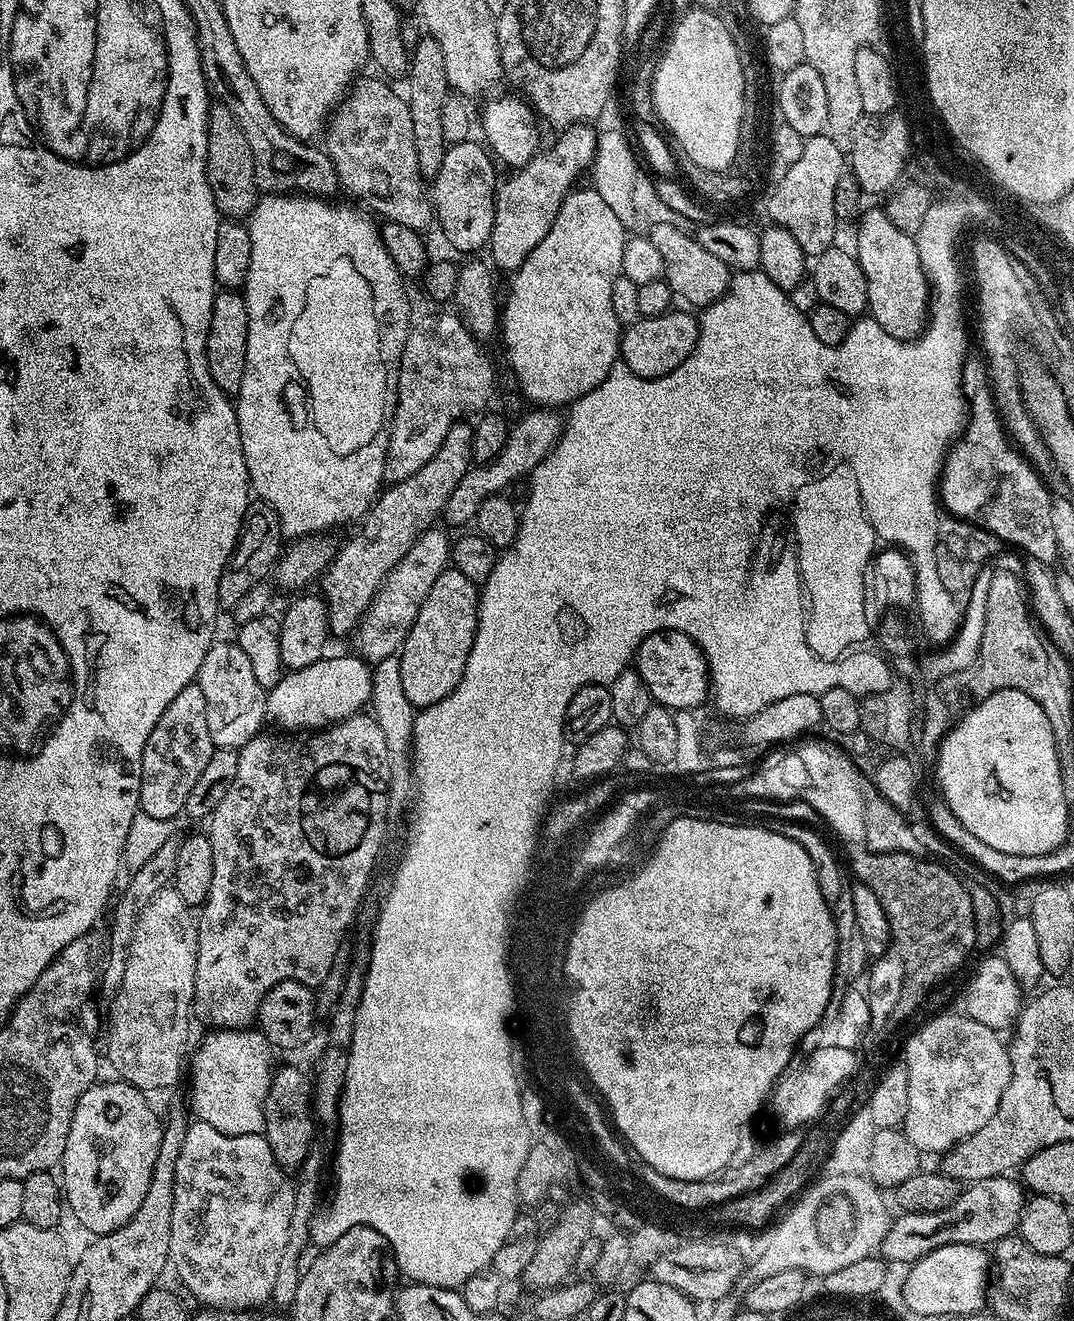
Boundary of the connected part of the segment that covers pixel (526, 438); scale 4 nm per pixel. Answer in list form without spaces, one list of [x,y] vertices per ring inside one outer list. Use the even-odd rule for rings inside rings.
[[[543,406],[532,411],[536,412],[526,413],[517,424],[513,423],[509,427],[506,446],[499,458],[492,460],[489,464],[469,468],[467,474],[462,478],[462,482],[458,482],[458,486],[454,486],[454,494],[450,494],[448,499],[446,520],[448,516],[448,520],[452,524],[471,525],[475,521],[484,499],[503,493],[508,490],[504,488],[510,487],[515,480],[520,480],[523,476],[525,479],[552,453],[552,447],[560,441],[561,413]]]

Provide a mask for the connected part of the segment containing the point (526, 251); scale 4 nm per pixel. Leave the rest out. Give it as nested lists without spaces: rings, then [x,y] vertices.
[[[575,124],[572,128],[563,129],[552,145],[536,153],[536,156],[525,168],[515,169],[508,181],[496,189],[496,209],[492,227],[491,263],[507,274],[515,273],[522,262],[550,234],[562,202],[577,187],[576,179],[584,171],[593,167],[596,157],[597,129],[588,124]]]

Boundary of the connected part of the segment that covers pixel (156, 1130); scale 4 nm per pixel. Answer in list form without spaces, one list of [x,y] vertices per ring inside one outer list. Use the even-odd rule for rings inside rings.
[[[112,1078],[109,1084],[97,1082],[91,1088],[86,1089],[82,1098],[78,1098],[78,1106],[74,1110],[74,1118],[70,1122],[70,1134],[66,1138],[66,1150],[58,1165],[59,1175],[62,1177],[62,1195],[66,1201],[66,1208],[69,1213],[76,1215],[76,1220],[85,1228],[86,1231],[92,1232],[93,1237],[106,1235],[108,1232],[118,1230],[130,1222],[138,1212],[138,1206],[142,1206],[142,1198],[150,1186],[150,1174],[154,1174],[154,1158],[158,1158],[158,1146],[162,1142],[162,1130],[164,1124],[156,1117],[154,1109],[148,1105],[149,1097],[133,1084],[125,1084],[119,1078]]]

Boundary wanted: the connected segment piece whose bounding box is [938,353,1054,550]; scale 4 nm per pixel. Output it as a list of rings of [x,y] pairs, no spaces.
[[[972,353],[964,359],[960,374],[960,384],[963,386],[964,399],[966,401],[966,423],[959,433],[958,439],[948,449],[948,455],[942,465],[940,479],[938,481],[938,496],[944,504],[960,520],[969,520],[972,526],[979,526],[990,530],[1005,545],[1018,550],[1018,542],[1028,544],[1028,532],[1044,530],[1038,526],[1046,526],[1046,522],[1054,522],[1054,514],[1051,504],[1054,496],[1051,491],[1044,496],[1038,496],[1034,473],[1036,469],[1026,466],[1027,458],[1020,448],[1013,445],[1004,423],[998,415],[995,398],[992,395],[992,385],[988,374],[988,365],[983,355]]]

